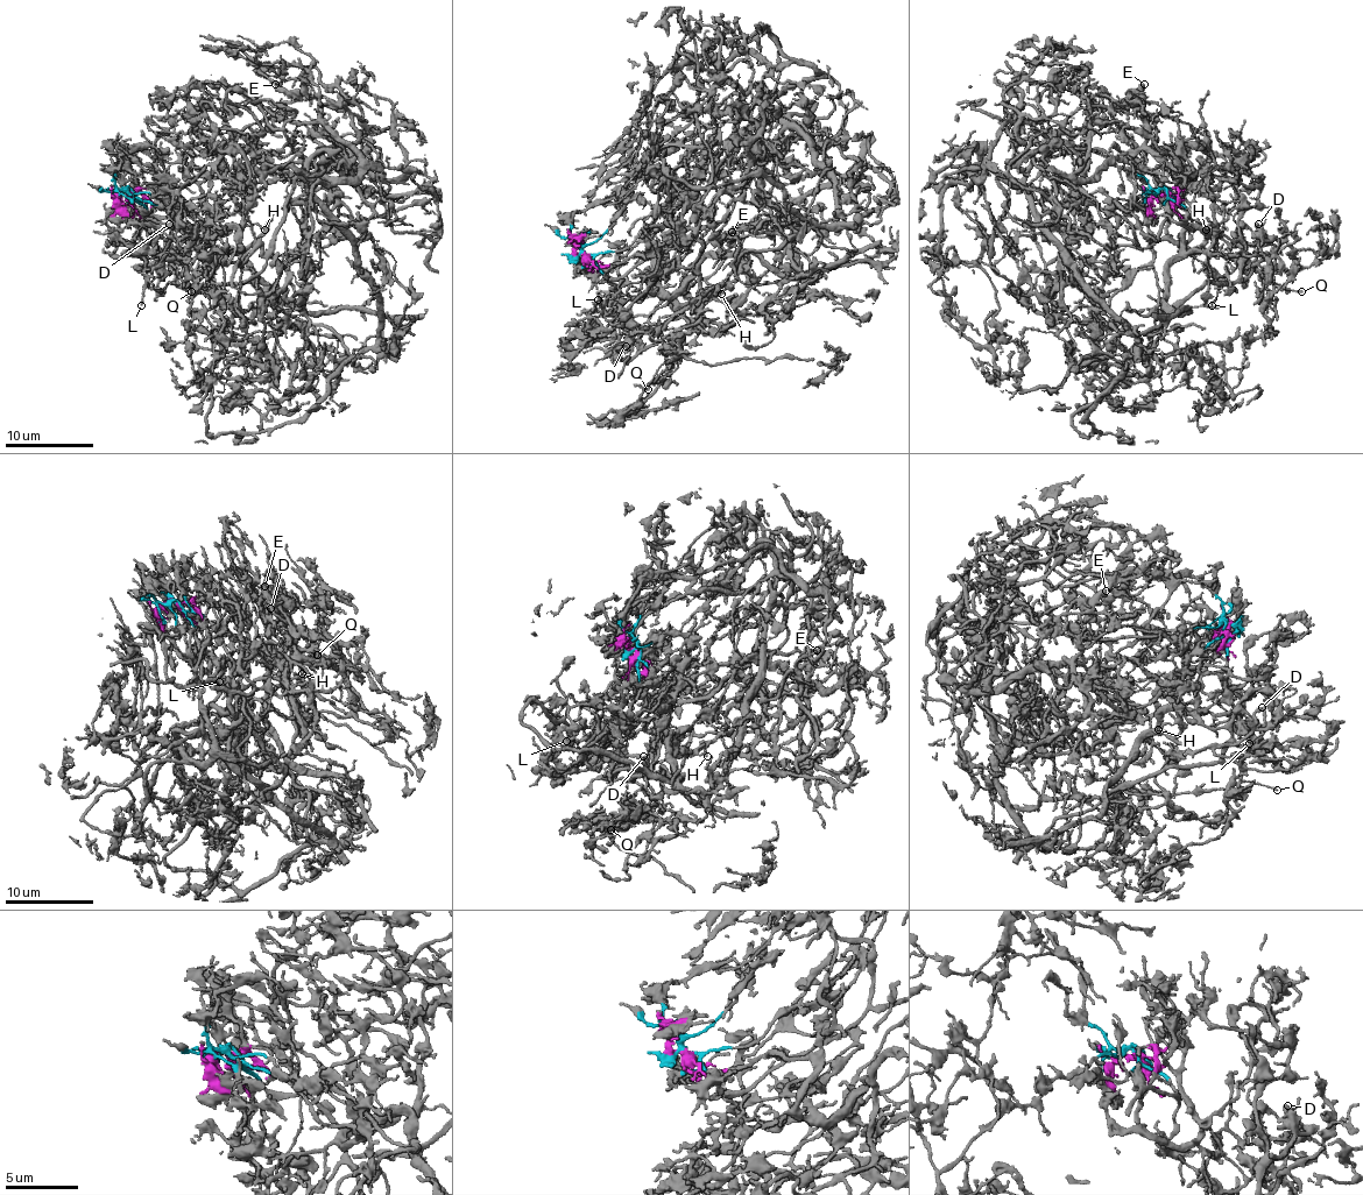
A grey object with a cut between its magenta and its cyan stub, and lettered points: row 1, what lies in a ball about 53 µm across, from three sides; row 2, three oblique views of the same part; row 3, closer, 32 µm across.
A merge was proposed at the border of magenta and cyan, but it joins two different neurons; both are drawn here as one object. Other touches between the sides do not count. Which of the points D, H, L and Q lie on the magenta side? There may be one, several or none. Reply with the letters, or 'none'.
D, H, L, Q

